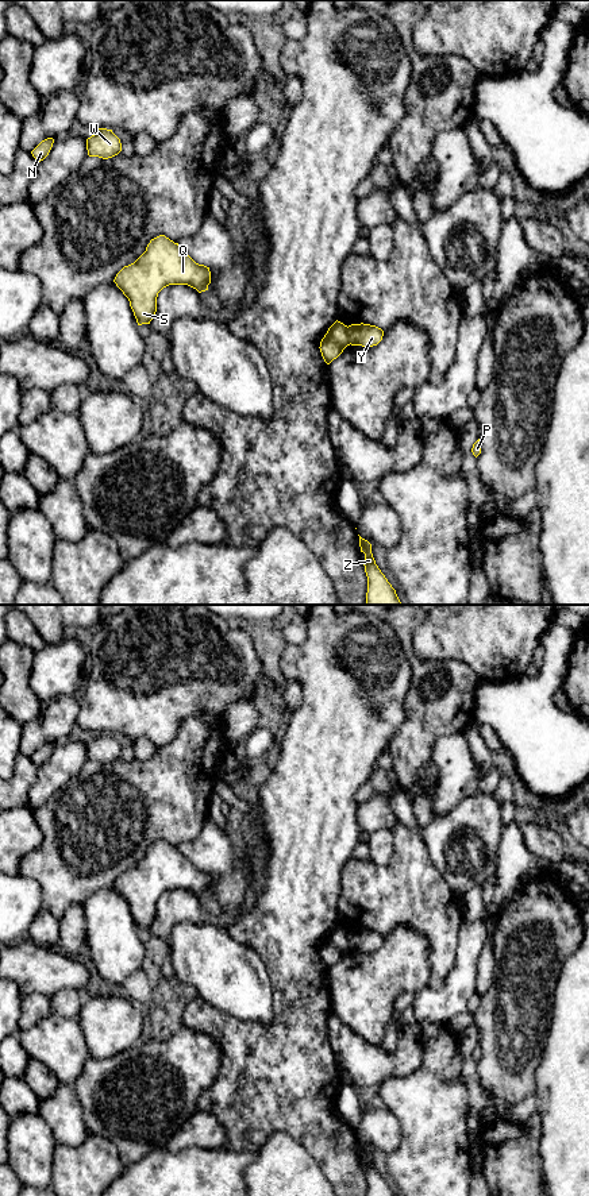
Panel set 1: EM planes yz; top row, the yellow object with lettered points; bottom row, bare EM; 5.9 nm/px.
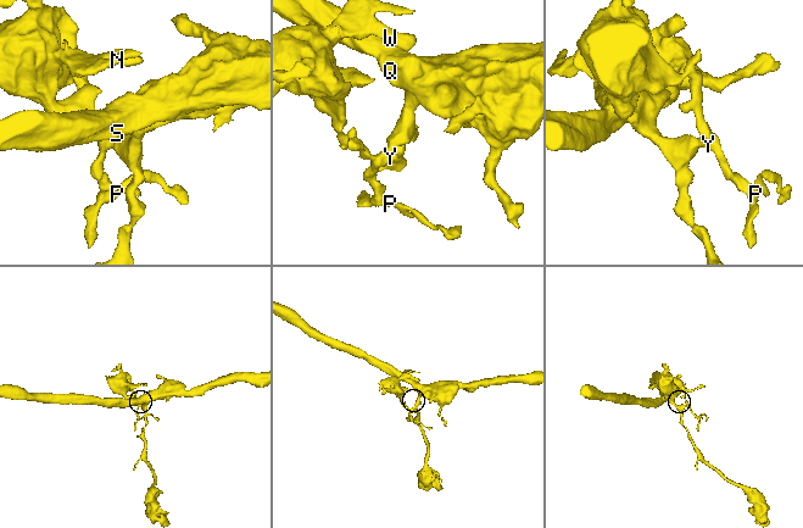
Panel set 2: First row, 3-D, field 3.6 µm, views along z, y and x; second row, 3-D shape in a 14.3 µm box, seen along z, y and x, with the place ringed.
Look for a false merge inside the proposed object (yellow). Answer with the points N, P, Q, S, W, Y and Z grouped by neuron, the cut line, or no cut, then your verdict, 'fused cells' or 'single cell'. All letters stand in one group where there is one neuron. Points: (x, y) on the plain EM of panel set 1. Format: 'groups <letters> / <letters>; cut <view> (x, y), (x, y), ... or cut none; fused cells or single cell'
groups N P W Y / Q S Z; cut yz (346, 932), (350, 948); fused cells

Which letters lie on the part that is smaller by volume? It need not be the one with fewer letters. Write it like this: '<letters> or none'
N, P, W, Y

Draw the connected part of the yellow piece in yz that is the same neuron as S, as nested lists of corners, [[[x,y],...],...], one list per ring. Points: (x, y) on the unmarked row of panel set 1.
[[[165,840],[150,845],[146,856],[124,871],[113,887],[128,903],[138,930],[150,929],[157,917],[158,898],[169,890],[188,890],[199,898],[208,895],[209,872],[196,868]]]

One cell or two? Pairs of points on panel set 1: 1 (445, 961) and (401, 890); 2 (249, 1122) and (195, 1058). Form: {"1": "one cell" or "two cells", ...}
{"1": "one cell", "2": "two cells"}

